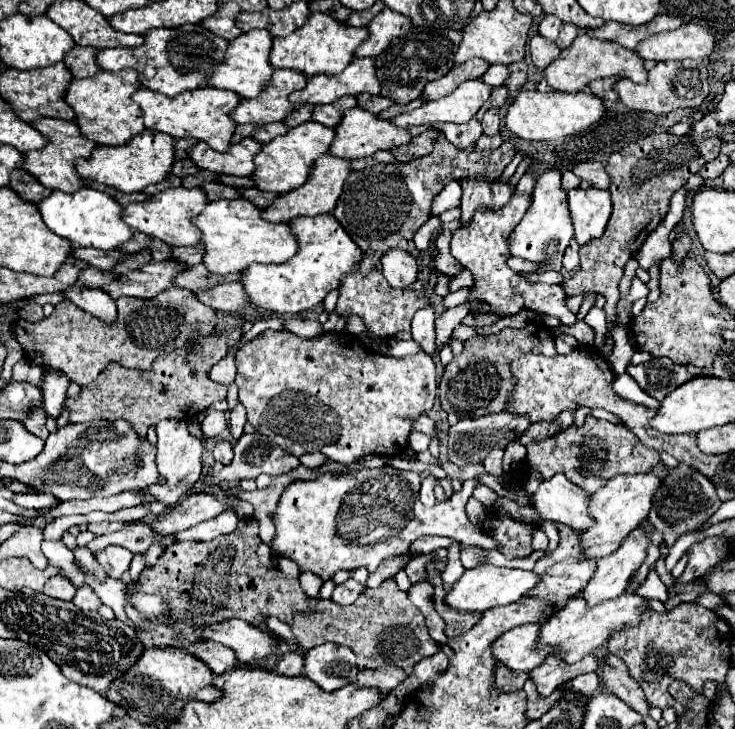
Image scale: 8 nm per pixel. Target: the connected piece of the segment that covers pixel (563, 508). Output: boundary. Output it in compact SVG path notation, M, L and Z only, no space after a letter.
M562 473L550 481L542 481L534 493L534 509L546 521L560 521L576 531L590 529L594 519L590 515L592 493L568 481Z

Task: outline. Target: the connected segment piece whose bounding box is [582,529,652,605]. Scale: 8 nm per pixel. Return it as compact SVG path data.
M634 529L628 535L628 541L624 541L616 553L610 553L610 557L598 561L596 573L582 591L582 597L588 601L588 605L598 605L624 593L628 579L646 561L650 545L652 541L648 539L648 531Z

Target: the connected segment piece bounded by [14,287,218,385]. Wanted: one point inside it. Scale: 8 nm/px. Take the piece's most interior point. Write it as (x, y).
(74, 342)

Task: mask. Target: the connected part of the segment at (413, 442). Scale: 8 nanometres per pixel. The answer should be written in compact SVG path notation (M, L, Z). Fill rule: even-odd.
M412 431L408 438L408 447L416 452L424 452L428 450L430 438L420 432Z

